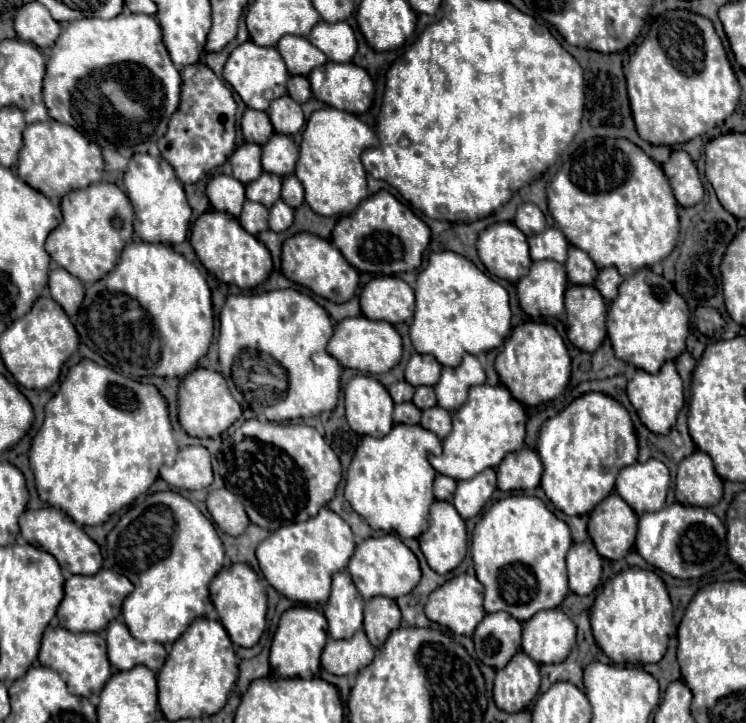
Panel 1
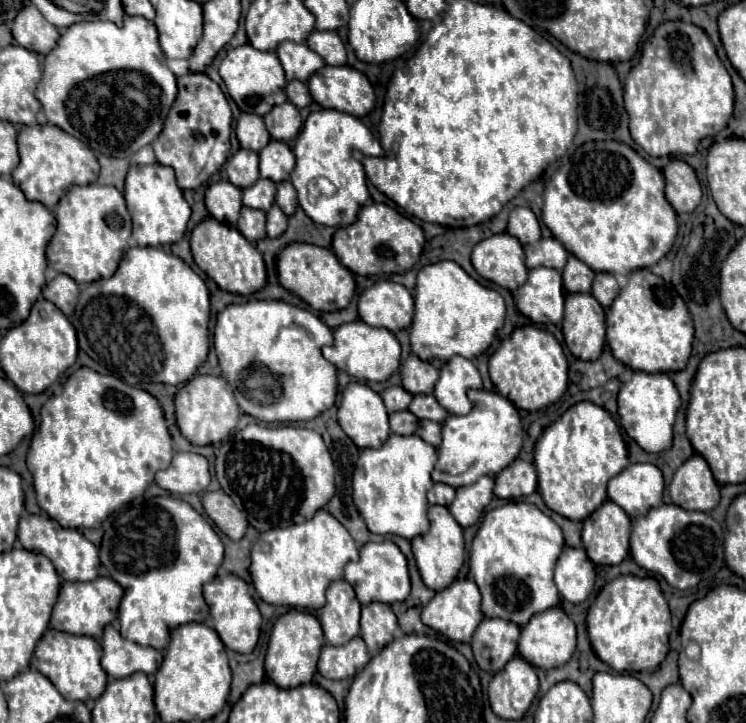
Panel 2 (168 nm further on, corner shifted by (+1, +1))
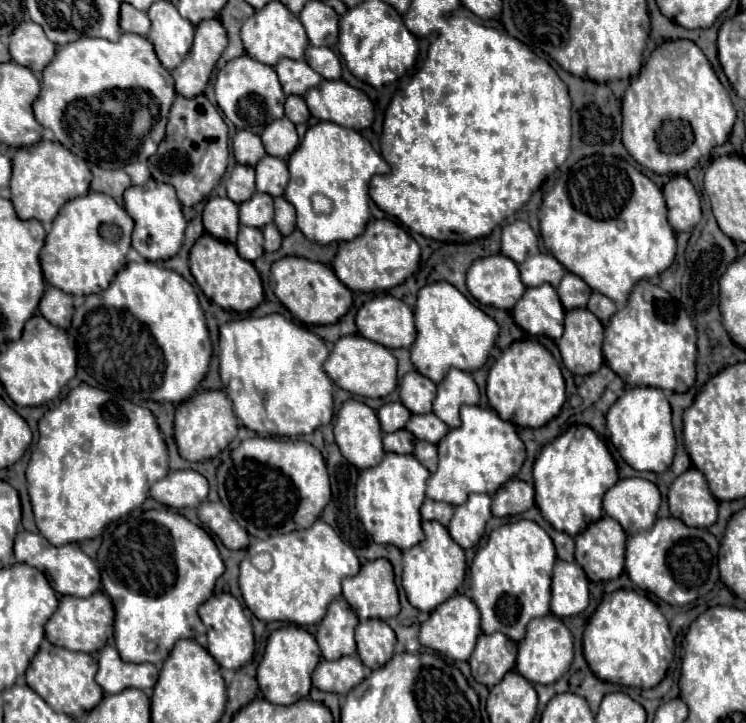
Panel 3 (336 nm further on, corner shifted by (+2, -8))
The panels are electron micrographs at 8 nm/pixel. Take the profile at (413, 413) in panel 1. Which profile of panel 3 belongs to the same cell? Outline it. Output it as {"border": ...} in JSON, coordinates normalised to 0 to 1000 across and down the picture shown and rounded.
{"border":[[[534,595],[515,603],[515,622],[534,628],[552,628],[558,606],[547,595]]]}

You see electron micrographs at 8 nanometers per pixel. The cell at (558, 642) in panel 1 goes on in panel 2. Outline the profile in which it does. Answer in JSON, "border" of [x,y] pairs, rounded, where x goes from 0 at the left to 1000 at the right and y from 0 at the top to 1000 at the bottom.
{"border":[[[739,840],[733,845],[725,845],[723,851],[714,851],[712,859],[698,870],[696,881],[696,906],[706,911],[714,923],[725,925],[741,925],[757,920],[771,900],[771,862],[757,851],[752,840]]]}

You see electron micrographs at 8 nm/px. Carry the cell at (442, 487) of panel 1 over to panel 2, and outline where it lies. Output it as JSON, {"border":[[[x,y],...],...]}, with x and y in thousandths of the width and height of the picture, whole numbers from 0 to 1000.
{"border":[[[583,668],[575,679],[575,696],[580,696],[580,698],[602,701],[607,687],[610,687],[610,676],[605,671],[597,671],[597,668]]]}

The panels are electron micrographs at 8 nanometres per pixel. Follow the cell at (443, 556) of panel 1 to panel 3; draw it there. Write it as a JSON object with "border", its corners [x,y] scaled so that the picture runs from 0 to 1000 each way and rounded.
{"border":[[[566,722],[568,747],[560,752],[563,761],[544,761],[539,766],[539,813],[544,816],[547,833],[566,844],[579,846],[587,835],[598,833],[603,824],[611,822],[611,816],[622,805],[625,794],[625,772],[622,761],[603,744],[601,733],[587,722]]]}

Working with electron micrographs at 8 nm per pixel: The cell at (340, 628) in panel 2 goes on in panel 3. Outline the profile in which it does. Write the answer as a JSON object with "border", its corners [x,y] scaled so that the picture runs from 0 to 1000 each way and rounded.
{"border":[[[461,827],[442,833],[437,852],[424,866],[424,885],[437,913],[453,913],[453,907],[475,907],[475,869],[480,866],[480,852],[464,835]]]}

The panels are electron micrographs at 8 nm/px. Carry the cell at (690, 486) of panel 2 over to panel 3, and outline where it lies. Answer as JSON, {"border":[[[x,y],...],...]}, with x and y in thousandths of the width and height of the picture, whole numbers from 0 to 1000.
{"border":[[[933,647],[903,664],[895,680],[898,708],[928,730],[949,730],[962,716],[962,694],[949,678],[946,661]]]}

